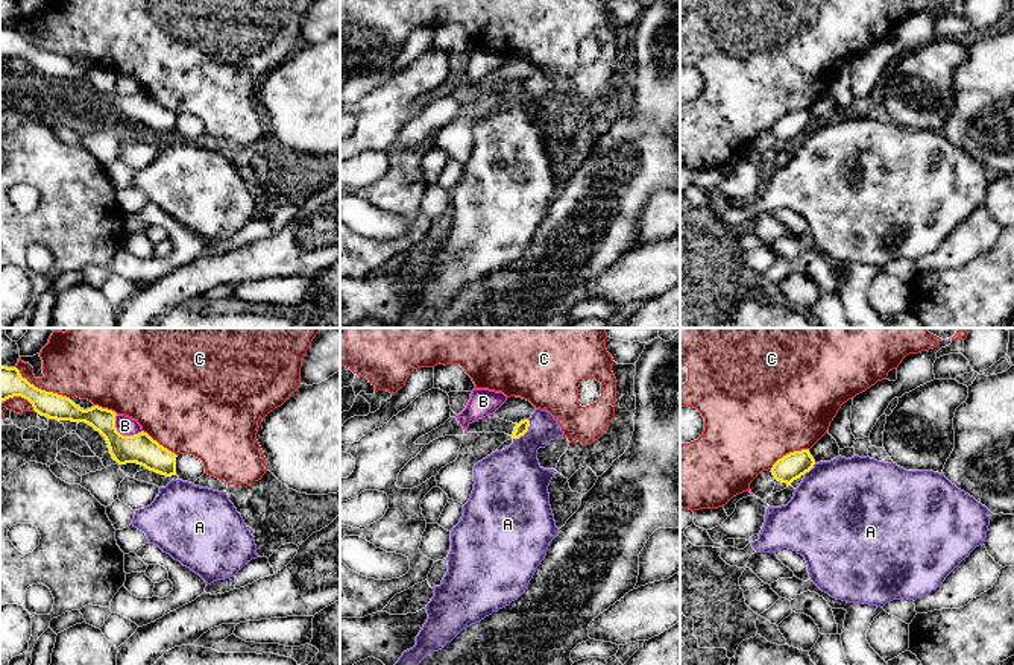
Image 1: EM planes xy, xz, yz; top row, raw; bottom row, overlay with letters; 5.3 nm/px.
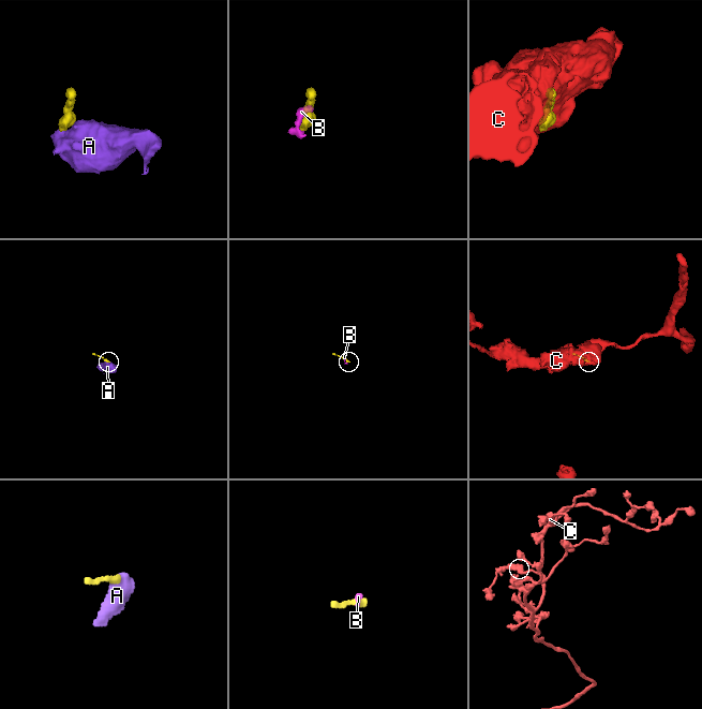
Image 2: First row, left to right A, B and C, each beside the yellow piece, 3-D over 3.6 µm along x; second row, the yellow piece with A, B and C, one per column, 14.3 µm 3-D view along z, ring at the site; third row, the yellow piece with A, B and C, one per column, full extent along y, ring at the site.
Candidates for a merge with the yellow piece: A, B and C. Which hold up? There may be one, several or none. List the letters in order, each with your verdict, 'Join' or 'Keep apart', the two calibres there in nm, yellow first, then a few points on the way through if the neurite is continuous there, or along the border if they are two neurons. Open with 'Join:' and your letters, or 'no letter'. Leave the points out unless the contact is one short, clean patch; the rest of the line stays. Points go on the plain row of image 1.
Join: A
A: Join. Thickness 70 nm (yellow) against 300 nm. Path across: xz (521, 88), (525, 91), (524, 111), (513, 137)
B: Keep apart. Thickness 160 nm (yellow) against 100 nm. Boundary: xy (114, 76), (114, 85), (120, 93), (137, 94), (141, 91)
C: Keep apart. Thickness 190 nm (yellow) against 300 nm

